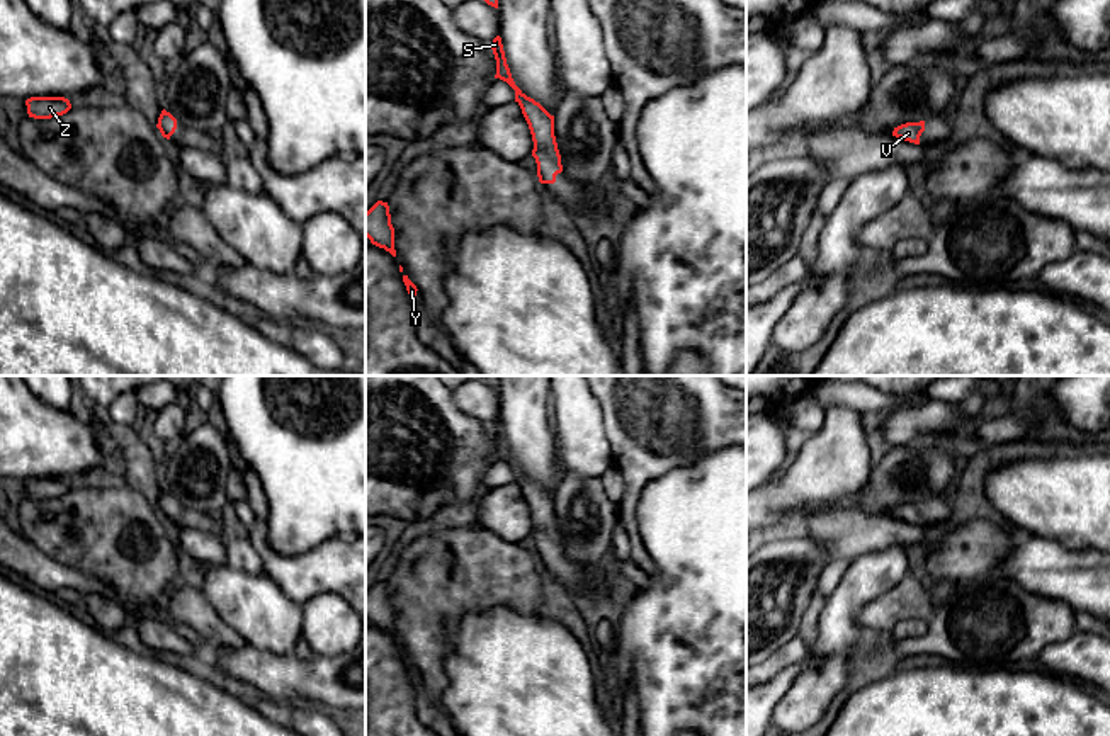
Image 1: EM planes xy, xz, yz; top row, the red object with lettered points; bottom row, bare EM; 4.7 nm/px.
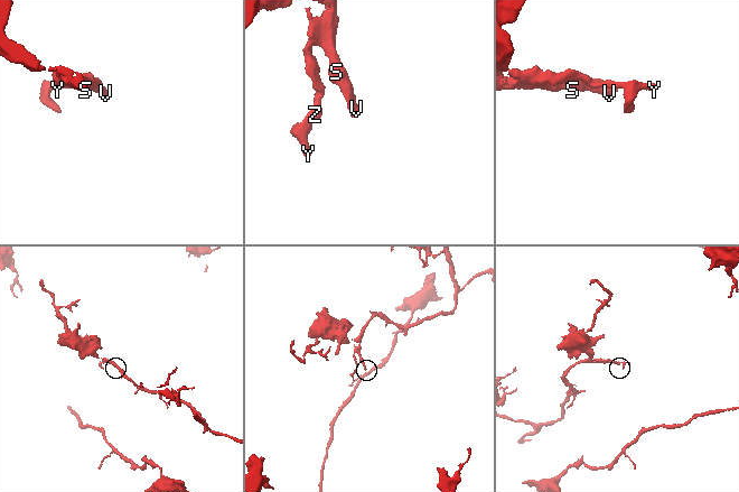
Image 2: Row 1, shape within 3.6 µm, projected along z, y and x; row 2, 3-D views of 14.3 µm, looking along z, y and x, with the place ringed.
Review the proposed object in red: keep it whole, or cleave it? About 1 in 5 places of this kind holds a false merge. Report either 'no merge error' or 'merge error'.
no merge error

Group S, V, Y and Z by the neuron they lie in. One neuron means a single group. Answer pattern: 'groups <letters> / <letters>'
groups S V Y Z

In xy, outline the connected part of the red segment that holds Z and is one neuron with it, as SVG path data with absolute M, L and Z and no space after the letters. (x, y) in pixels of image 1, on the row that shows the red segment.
M31 97L25 100L27 114L34 119L51 119L66 114L71 104L65 97Z

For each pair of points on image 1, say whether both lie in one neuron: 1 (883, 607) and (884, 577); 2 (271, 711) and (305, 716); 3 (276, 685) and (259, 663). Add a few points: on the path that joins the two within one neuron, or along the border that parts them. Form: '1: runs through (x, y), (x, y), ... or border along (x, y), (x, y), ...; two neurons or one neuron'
1: border along (908, 571), (893, 587), (869, 600), (855, 617); two neurons
2: runs through (279, 713), (296, 716); one neuron
3: runs through (276, 680), (264, 668); one neuron

